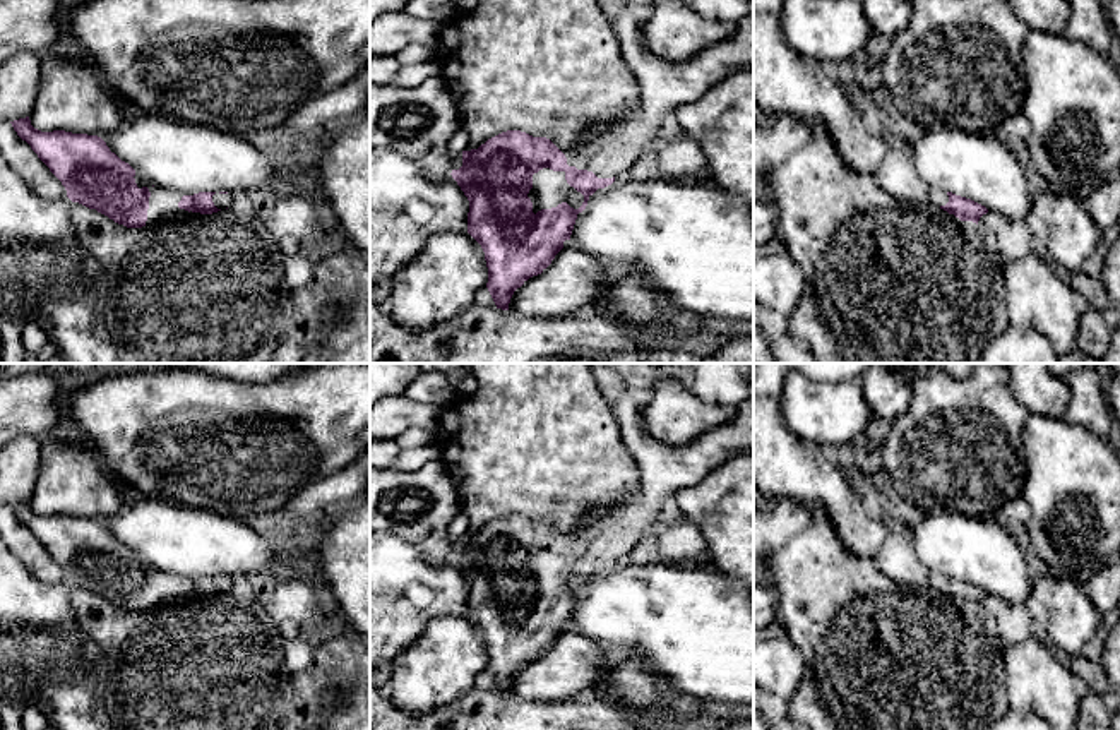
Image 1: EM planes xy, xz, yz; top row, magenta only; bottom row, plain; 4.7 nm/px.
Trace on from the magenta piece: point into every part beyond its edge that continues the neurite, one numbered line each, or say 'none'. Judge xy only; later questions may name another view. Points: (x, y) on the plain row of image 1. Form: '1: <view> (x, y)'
1: xy (221, 585)
2: xy (163, 588)

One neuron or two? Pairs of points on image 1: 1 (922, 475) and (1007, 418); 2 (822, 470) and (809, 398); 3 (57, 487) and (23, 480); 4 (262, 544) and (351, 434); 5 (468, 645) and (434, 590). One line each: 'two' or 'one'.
1: one
2: two
3: two
4: two
5: two

